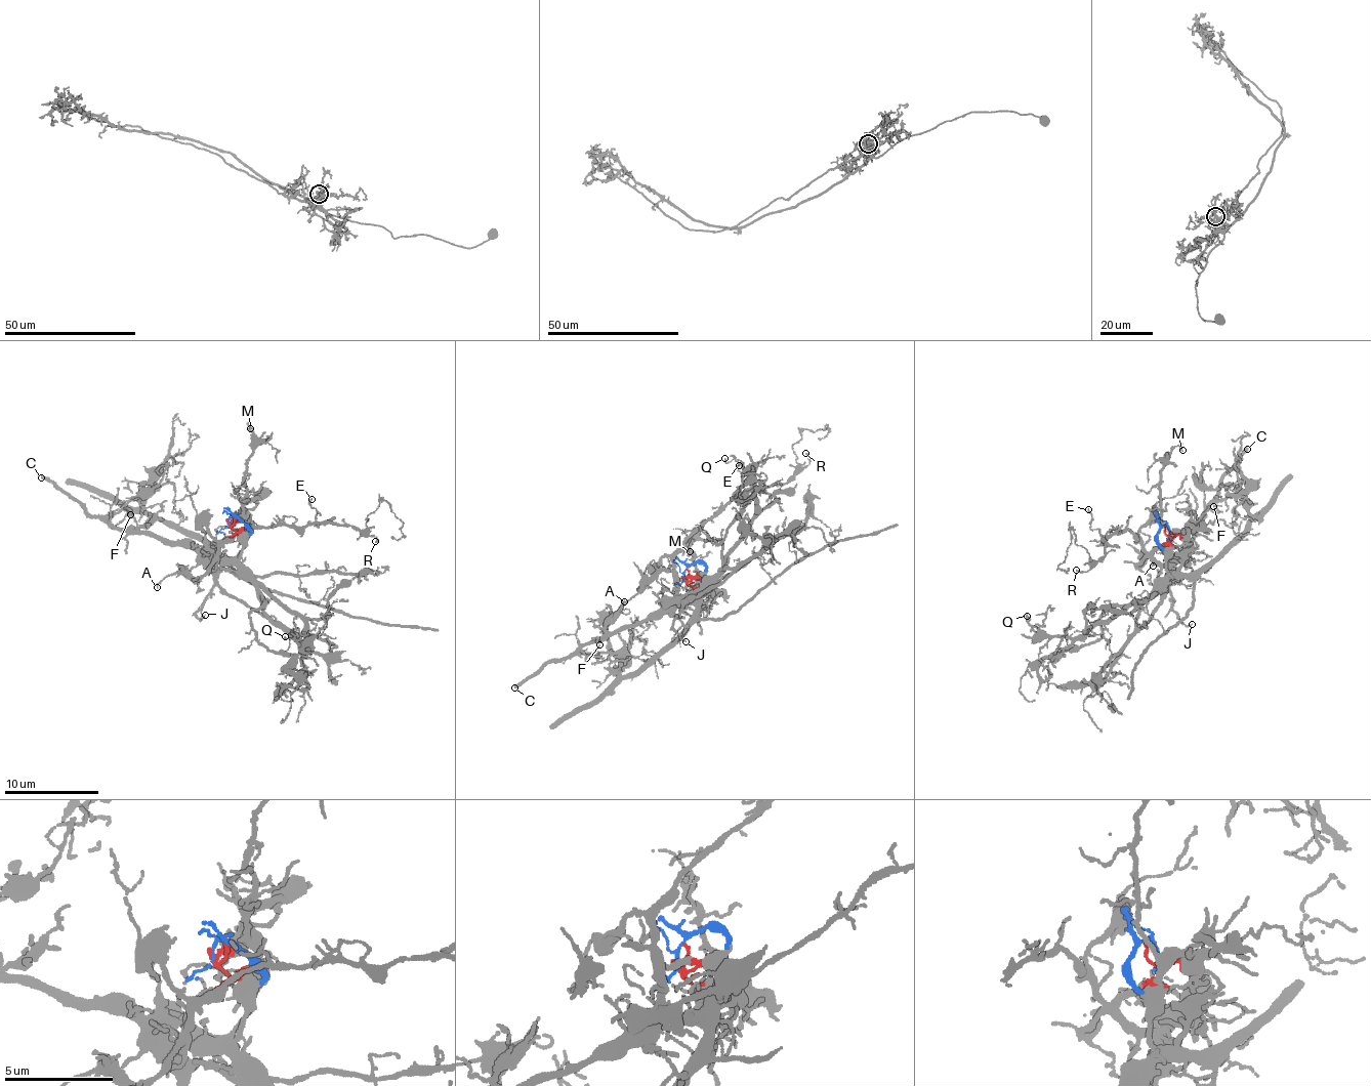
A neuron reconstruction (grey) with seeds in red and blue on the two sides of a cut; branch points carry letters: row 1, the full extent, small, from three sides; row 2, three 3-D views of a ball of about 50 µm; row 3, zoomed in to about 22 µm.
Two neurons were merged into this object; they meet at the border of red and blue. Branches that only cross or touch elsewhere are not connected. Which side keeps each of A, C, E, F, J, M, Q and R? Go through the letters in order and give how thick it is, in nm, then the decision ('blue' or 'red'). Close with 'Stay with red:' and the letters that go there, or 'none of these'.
A: calibre 130 nm; red
C: calibre 280 nm; red
E: calibre 100 nm; red
F: calibre 130 nm; red
J: calibre 110 nm; red
M: calibre 170 nm; red
Q: calibre 100 nm; blue
R: calibre 120 nm; red
Stay with red: A, C, E, F, J, M, R

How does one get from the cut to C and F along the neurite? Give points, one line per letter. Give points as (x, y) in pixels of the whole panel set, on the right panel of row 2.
C: (1164, 527), (1171, 538), (1154, 551), (1154, 557), (1171, 564), (1177, 560), (1224, 474), (1247, 449)
F: (1164, 527), (1171, 538), (1154, 551), (1154, 557), (1167, 565), (1177, 560), (1202, 514), (1216, 512), (1214, 505)

